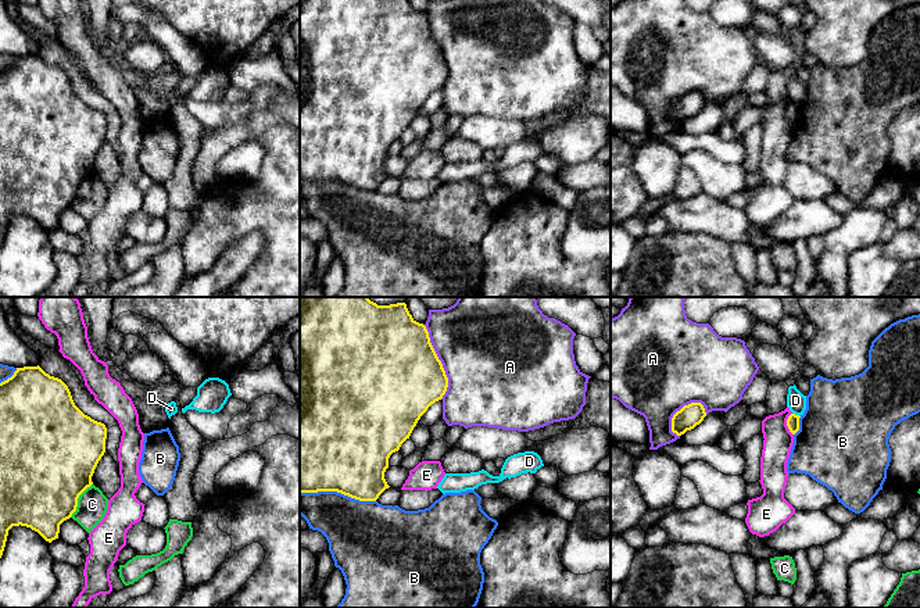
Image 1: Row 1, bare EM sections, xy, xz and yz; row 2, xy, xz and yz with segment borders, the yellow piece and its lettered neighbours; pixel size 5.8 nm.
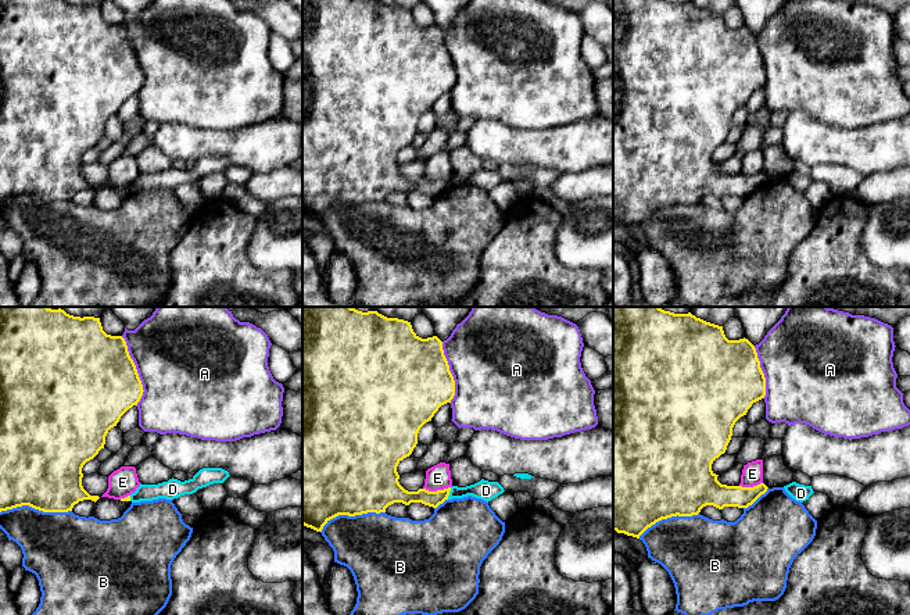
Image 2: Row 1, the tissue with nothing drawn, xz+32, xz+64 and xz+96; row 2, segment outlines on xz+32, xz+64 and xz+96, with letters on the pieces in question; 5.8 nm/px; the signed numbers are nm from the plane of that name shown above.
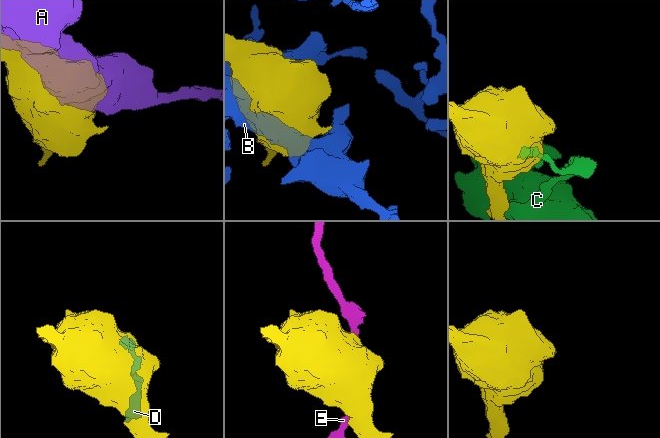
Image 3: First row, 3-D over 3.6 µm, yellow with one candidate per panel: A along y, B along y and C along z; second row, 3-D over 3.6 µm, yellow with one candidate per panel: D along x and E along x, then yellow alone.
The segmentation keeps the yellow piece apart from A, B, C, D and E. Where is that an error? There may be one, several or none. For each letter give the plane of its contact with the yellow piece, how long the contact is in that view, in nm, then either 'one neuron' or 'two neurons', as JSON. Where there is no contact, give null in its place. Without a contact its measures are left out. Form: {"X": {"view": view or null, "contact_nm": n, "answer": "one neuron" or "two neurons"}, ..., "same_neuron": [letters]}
{"A": {"view": "xz", "contact_nm": 440, "answer": "two neurons"}, "B": {"view": "xz", "contact_nm": 440, "answer": "two neurons"}, "C": {"view": "xy", "contact_nm": 240, "answer": "two neurons"}, "D": {"view": "yz", "contact_nm": 50, "answer": "two neurons"}, "E": {"view": "yz", "contact_nm": 140, "answer": "two neurons"}, "same_neuron": []}

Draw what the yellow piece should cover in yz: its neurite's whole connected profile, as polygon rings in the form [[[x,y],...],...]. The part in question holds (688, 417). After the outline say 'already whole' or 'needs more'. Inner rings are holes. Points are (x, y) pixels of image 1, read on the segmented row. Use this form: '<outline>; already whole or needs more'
[[[691,403],[684,405],[672,418],[672,432],[677,436],[694,429],[706,416],[705,408],[701,403]]]; already whole

